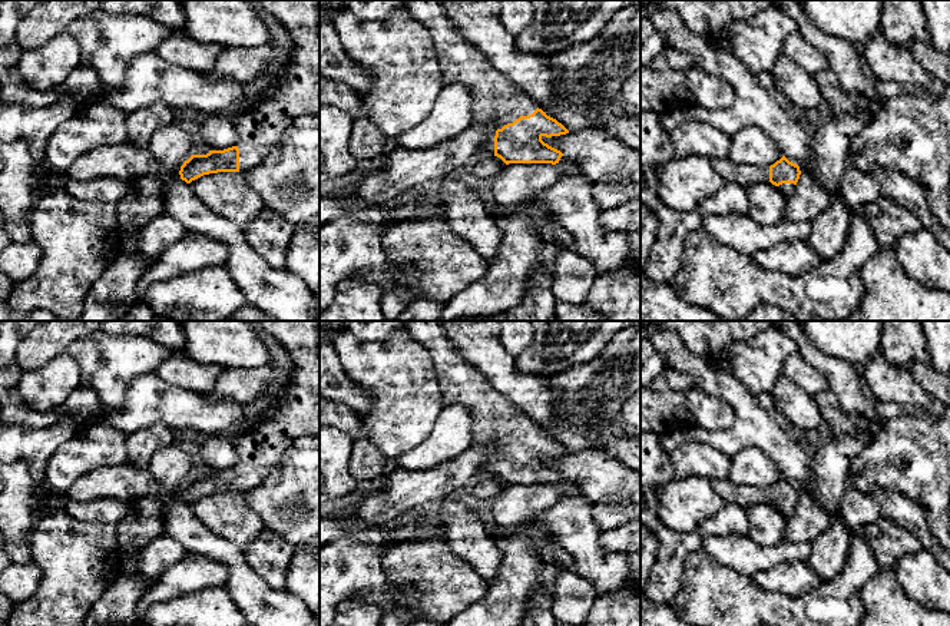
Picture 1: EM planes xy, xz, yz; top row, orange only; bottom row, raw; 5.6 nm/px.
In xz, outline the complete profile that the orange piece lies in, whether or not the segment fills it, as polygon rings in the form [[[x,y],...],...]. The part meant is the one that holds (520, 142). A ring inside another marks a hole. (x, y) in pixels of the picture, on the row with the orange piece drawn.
[[[406,0],[408,11],[430,32],[441,67],[443,83],[461,83],[473,96],[471,122],[490,127],[480,152],[494,155],[509,163],[552,163],[557,168],[559,178],[582,175],[580,166],[566,158],[560,150],[542,140],[543,136],[560,136],[569,130],[556,119],[547,116],[536,103],[526,97],[507,77],[494,70],[489,60],[456,29],[446,16],[441,0]]]

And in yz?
[[[785,156],[769,168],[741,165],[729,158],[711,159],[711,165],[725,182],[735,182],[744,188],[749,188],[752,183],[769,180],[785,196],[792,192],[801,175],[800,166],[790,162]]]

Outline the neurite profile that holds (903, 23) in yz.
[[[884,0],[880,32],[888,42],[904,49],[916,42],[930,42],[921,0]]]

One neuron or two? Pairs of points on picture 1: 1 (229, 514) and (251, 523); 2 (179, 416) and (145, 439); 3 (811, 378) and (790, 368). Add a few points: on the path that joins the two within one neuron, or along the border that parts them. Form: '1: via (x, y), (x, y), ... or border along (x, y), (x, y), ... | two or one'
1: via (235, 520), (245, 523) | one
2: border along (172, 429), (162, 423), (152, 423), (132, 433) | two
3: via (805, 376), (795, 368) | one

